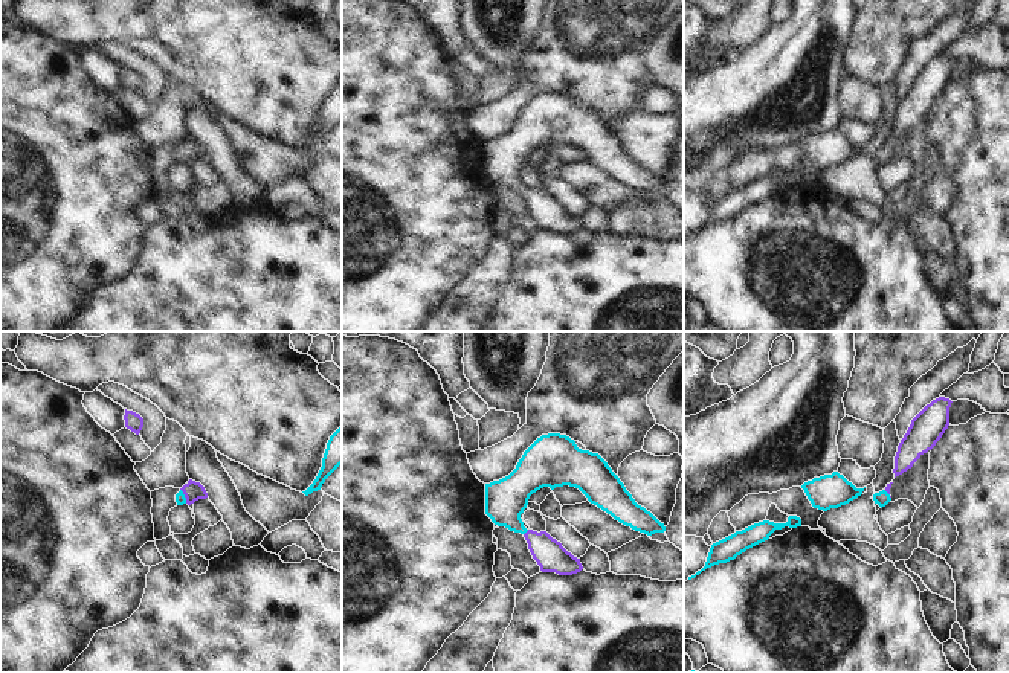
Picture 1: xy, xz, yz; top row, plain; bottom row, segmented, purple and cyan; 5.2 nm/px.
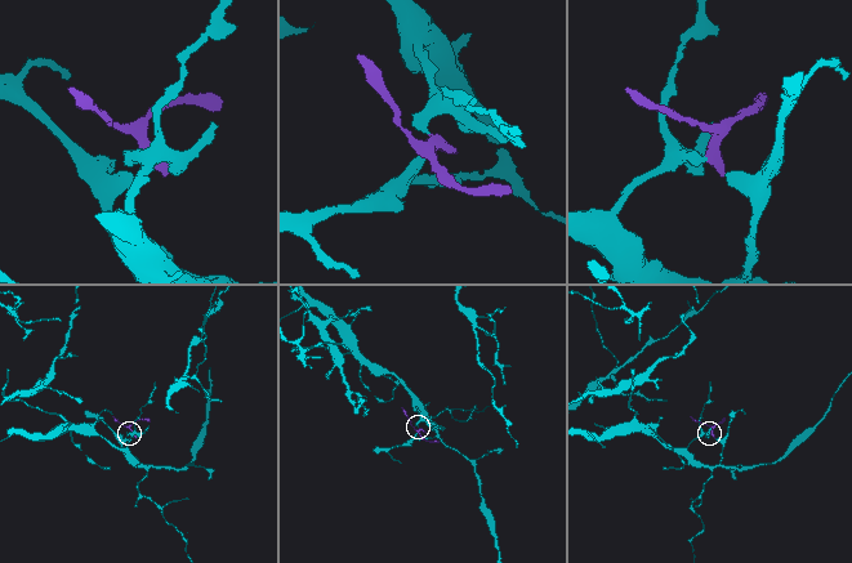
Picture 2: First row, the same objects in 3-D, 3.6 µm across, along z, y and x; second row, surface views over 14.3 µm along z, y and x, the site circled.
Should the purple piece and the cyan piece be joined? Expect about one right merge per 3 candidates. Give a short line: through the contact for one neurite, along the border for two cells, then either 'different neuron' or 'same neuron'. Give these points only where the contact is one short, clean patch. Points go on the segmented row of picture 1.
xz (548, 553), (525, 533), (506, 511), (506, 499) | same neuron

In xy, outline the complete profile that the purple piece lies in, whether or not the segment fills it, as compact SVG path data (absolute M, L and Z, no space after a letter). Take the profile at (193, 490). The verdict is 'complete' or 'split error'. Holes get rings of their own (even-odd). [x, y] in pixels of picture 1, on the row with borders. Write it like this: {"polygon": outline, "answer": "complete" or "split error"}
{"polygon": "M189 479L176 494L176 502L177 505L183 505L183 504L191 505L195 501L206 499L206 498L208 498L208 493L205 487L200 482Z", "answer": "split error"}

